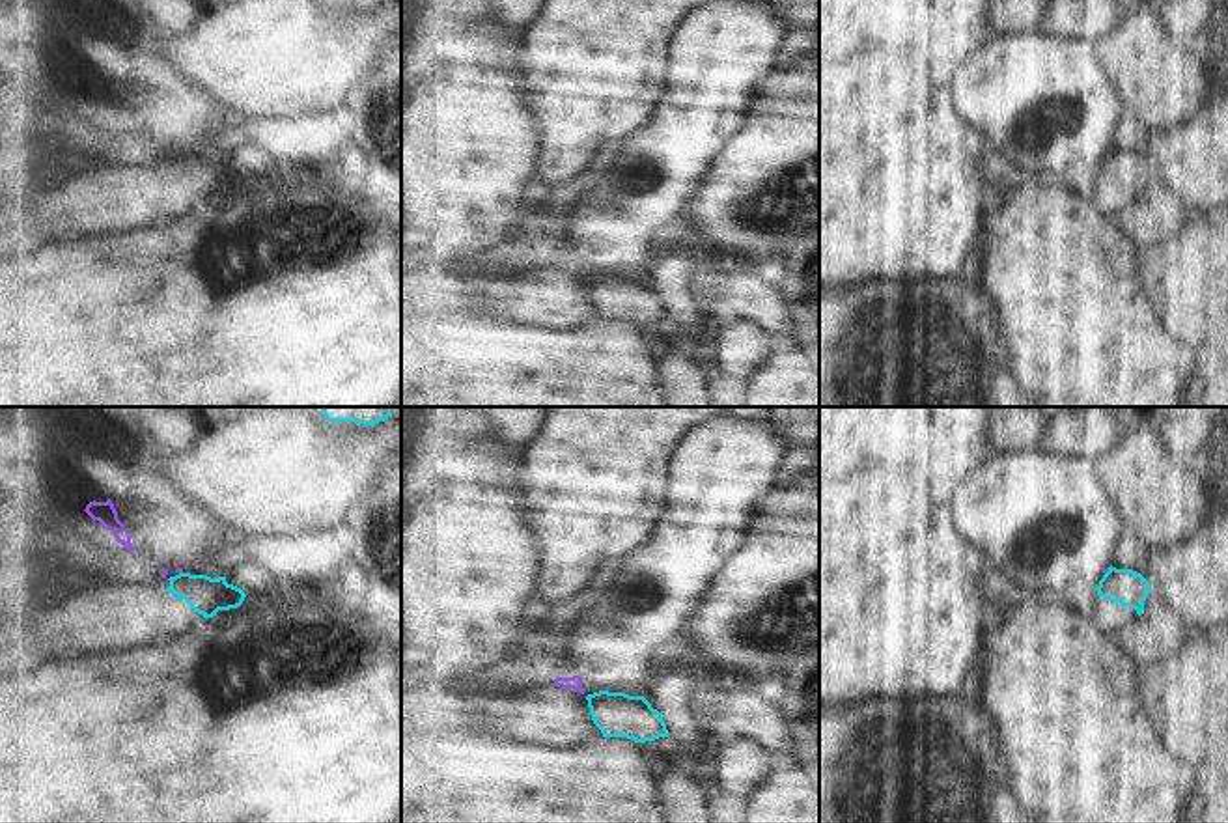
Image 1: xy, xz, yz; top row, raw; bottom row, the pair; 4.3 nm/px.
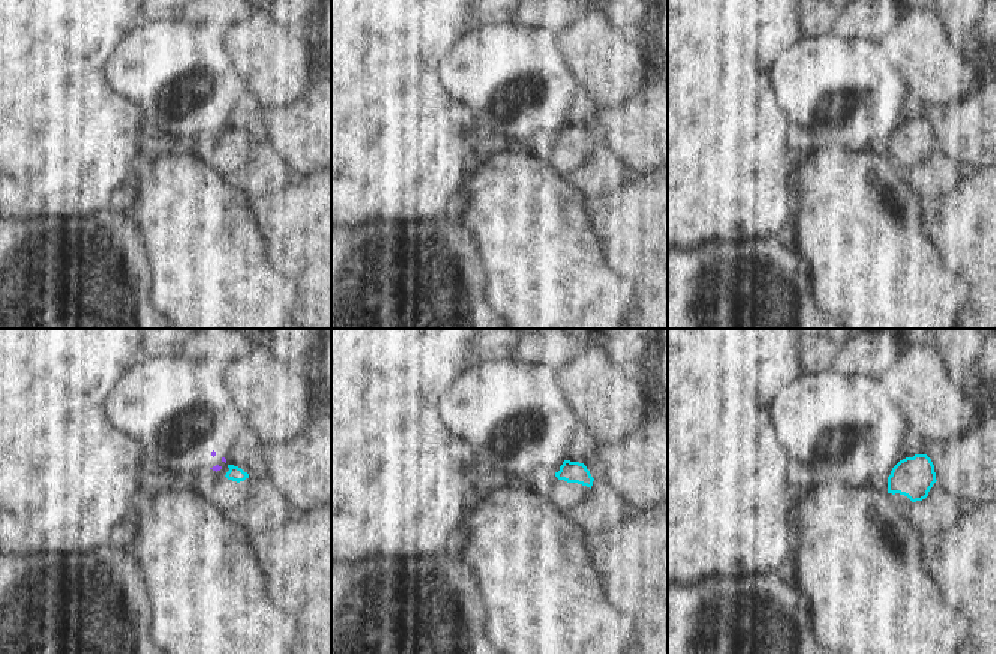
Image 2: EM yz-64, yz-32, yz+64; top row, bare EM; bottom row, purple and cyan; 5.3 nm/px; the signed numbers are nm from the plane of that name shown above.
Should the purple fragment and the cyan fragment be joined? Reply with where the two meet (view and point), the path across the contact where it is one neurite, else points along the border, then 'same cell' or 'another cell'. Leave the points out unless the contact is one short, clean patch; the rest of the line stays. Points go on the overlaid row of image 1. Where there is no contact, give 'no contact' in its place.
meets purple in yz at (1107, 570); border along yz (1109, 568), (1105, 573); another cell

